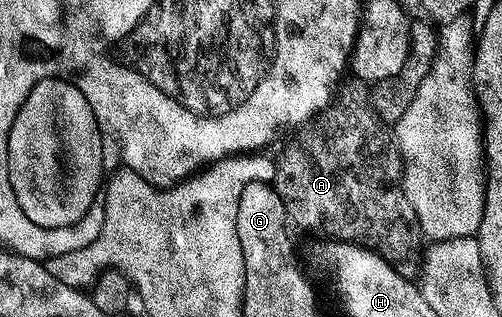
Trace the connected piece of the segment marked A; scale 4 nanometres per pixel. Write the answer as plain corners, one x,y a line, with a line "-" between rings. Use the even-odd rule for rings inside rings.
355,78
345,79
334,102
325,111
324,120
319,120
320,124
316,124
312,132
304,132
304,136
288,148
288,156
280,160
280,196
284,196
284,204
288,204
288,212
292,212
292,220
304,224
304,228
316,228
316,232
328,232
337,245
367,248
405,277
415,277
422,256
422,233
414,206
410,206
404,196
404,161
400,159
400,149
394,143
393,133
372,108
369,85

